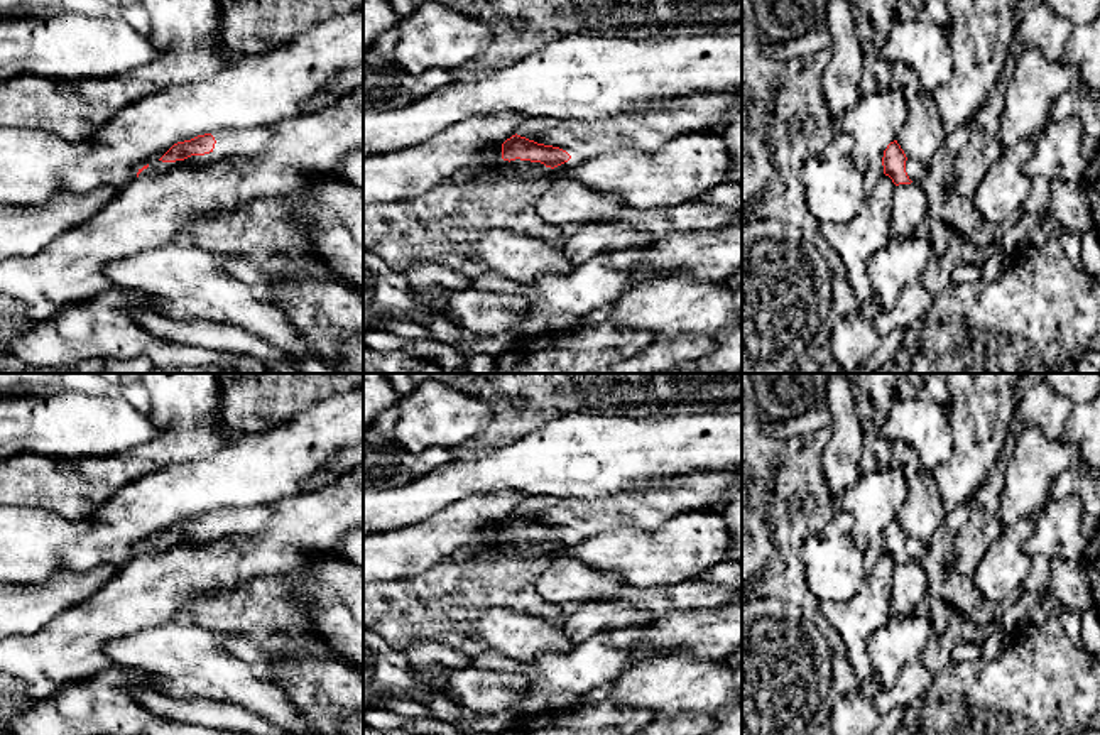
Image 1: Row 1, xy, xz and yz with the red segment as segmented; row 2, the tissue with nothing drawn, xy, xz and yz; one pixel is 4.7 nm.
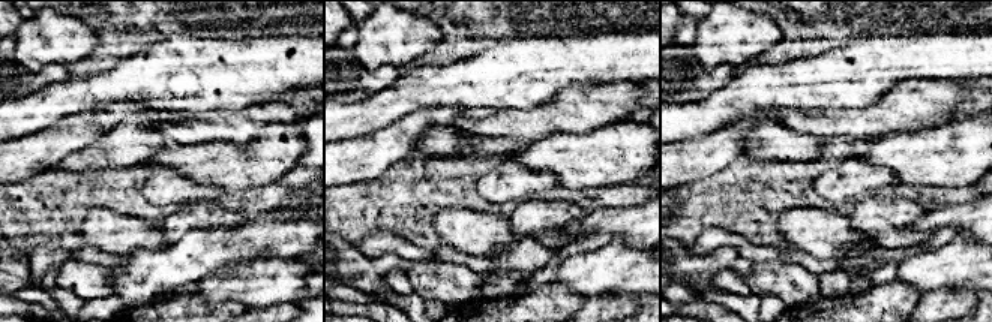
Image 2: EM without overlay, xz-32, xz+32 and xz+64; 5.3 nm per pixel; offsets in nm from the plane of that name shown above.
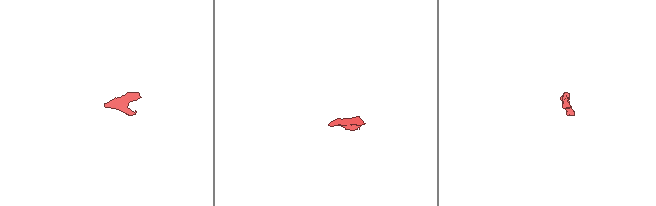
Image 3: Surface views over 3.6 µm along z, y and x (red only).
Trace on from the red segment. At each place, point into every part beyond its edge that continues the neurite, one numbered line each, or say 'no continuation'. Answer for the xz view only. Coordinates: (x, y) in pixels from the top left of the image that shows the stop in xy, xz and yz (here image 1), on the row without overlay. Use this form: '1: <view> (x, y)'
1: xz (517, 546)

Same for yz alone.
1: yz (876, 549)
2: yz (916, 549)

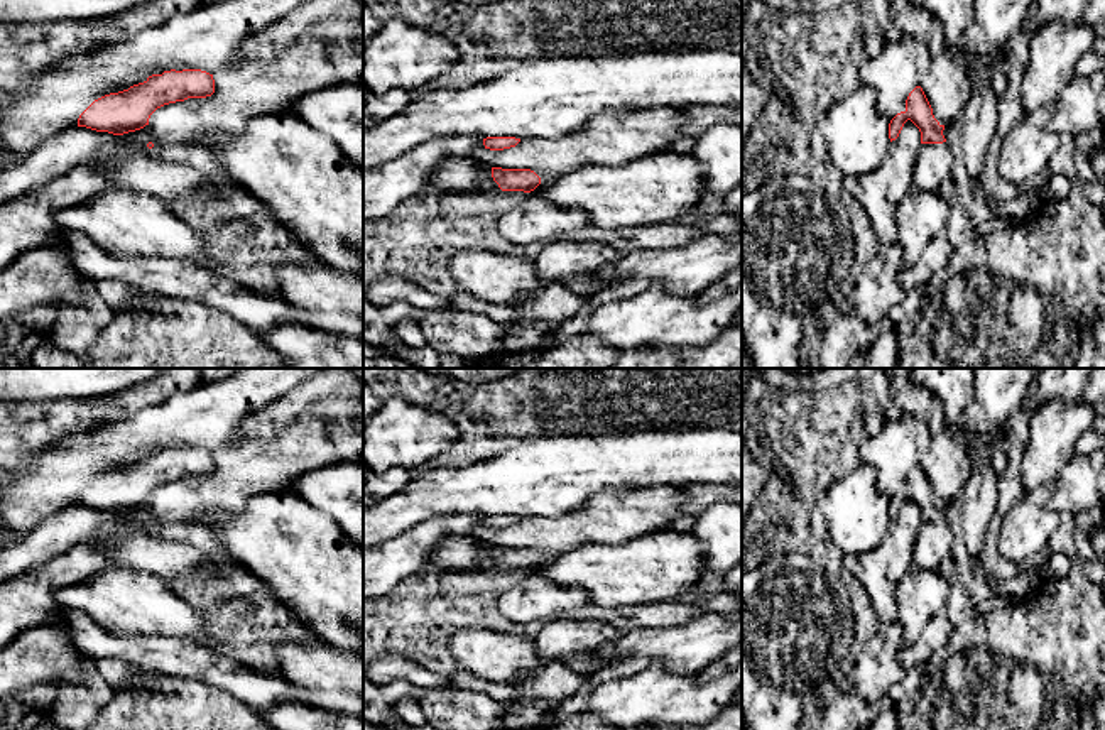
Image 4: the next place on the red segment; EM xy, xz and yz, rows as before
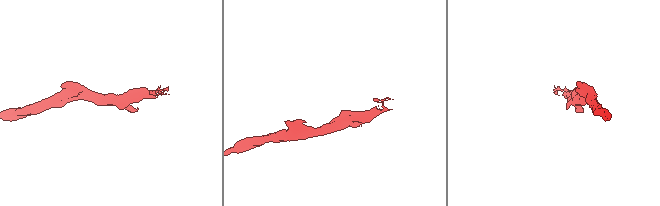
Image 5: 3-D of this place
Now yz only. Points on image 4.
no continuation

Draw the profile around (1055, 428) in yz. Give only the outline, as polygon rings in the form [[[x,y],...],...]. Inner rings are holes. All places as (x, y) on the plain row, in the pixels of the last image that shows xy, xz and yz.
[[[1059,399],[1037,407],[1029,421],[1029,439],[1021,460],[1022,490],[1053,482],[1061,468],[1075,456],[1078,438],[1091,429],[1095,411],[1078,400],[1066,404]]]

